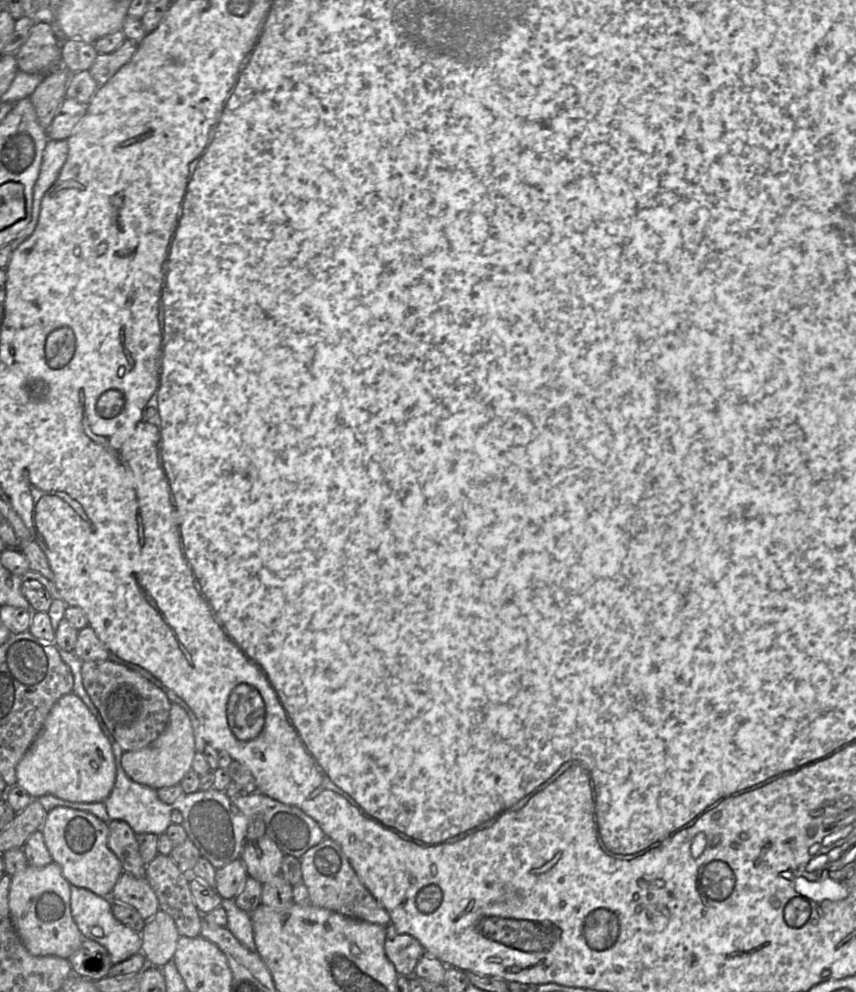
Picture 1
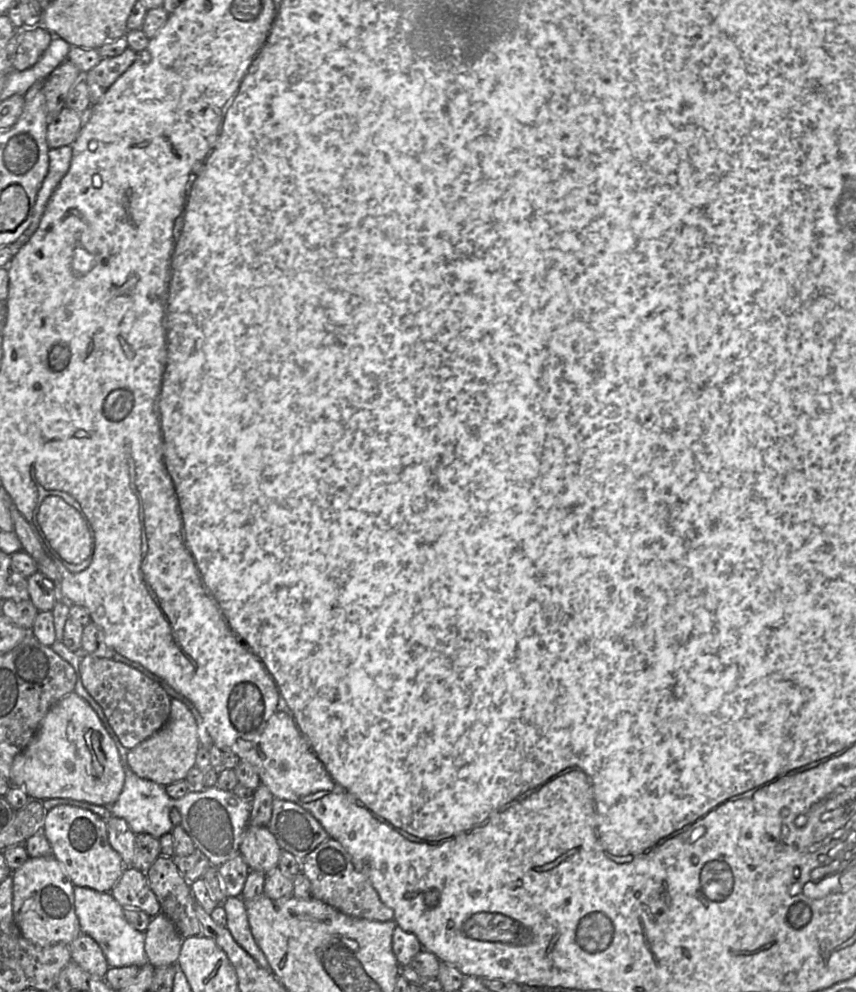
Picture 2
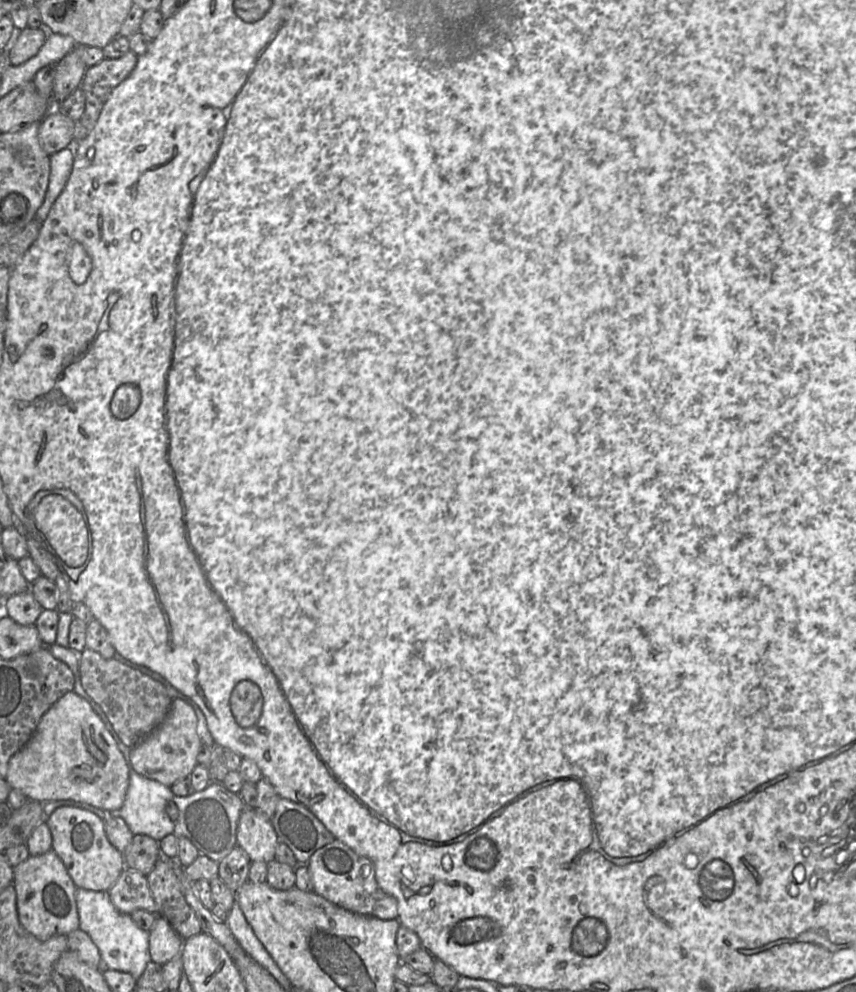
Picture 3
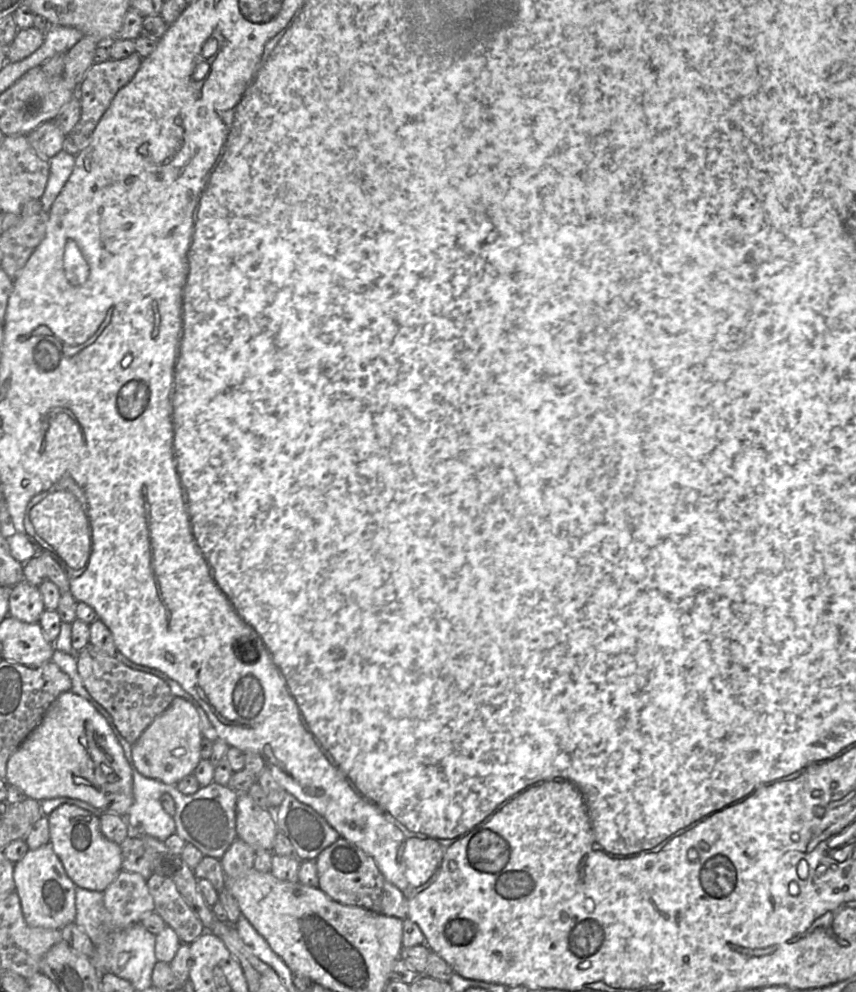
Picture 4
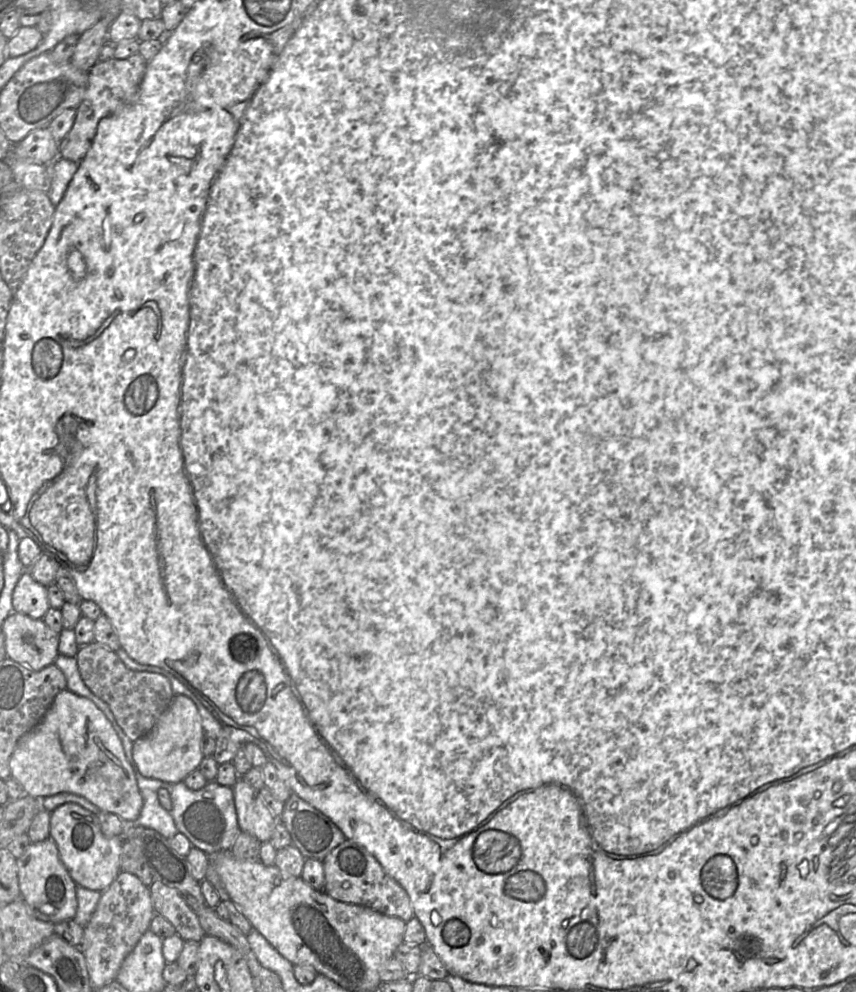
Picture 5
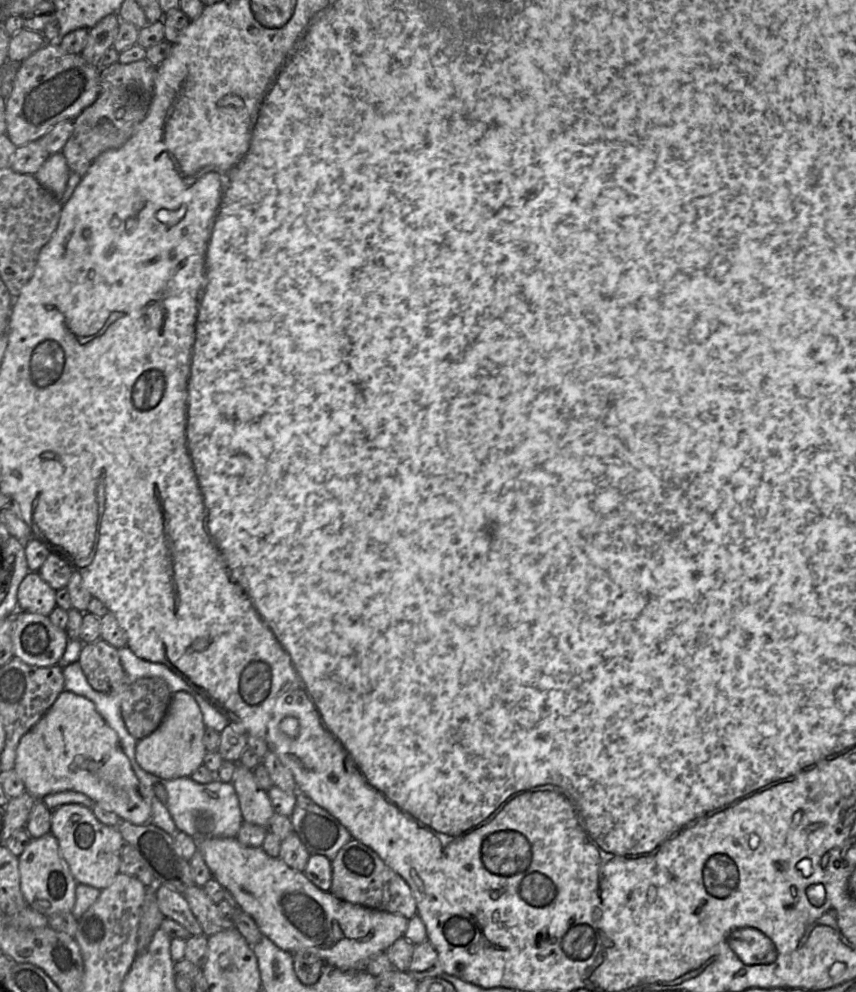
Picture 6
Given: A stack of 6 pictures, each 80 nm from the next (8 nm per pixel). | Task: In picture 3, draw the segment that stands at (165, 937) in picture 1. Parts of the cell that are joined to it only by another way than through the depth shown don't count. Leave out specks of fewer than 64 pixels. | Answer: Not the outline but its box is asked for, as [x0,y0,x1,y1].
[149,915,184,965]

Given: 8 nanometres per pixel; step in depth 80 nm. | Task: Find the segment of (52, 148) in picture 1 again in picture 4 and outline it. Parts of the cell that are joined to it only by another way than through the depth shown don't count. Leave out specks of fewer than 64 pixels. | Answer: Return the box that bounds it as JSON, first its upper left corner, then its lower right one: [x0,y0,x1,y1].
[40,150,75,212]

